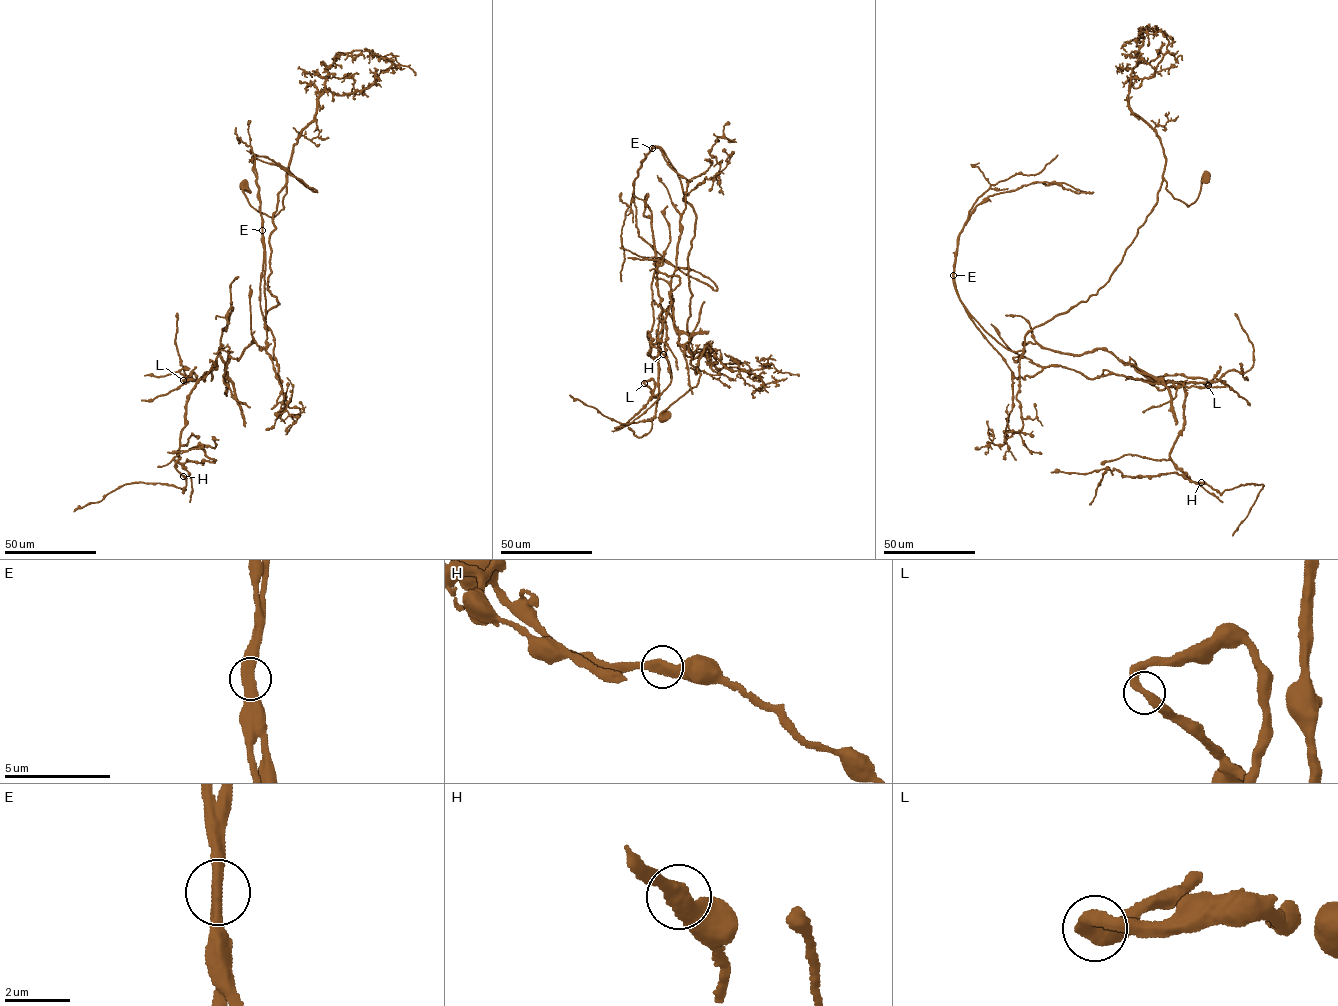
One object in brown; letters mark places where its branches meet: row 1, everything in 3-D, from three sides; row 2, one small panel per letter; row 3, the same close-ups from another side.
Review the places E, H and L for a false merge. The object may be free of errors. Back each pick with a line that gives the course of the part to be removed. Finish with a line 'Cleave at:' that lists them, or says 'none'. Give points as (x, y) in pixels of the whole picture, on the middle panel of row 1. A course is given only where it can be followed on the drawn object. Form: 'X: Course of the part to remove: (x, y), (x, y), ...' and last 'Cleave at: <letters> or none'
E: Course of the part to remove: (652, 148), (665, 153), (696, 217), (686, 328), (695, 374), (706, 345), (715, 368), (771, 364), (798, 376)
Cleave at: E

